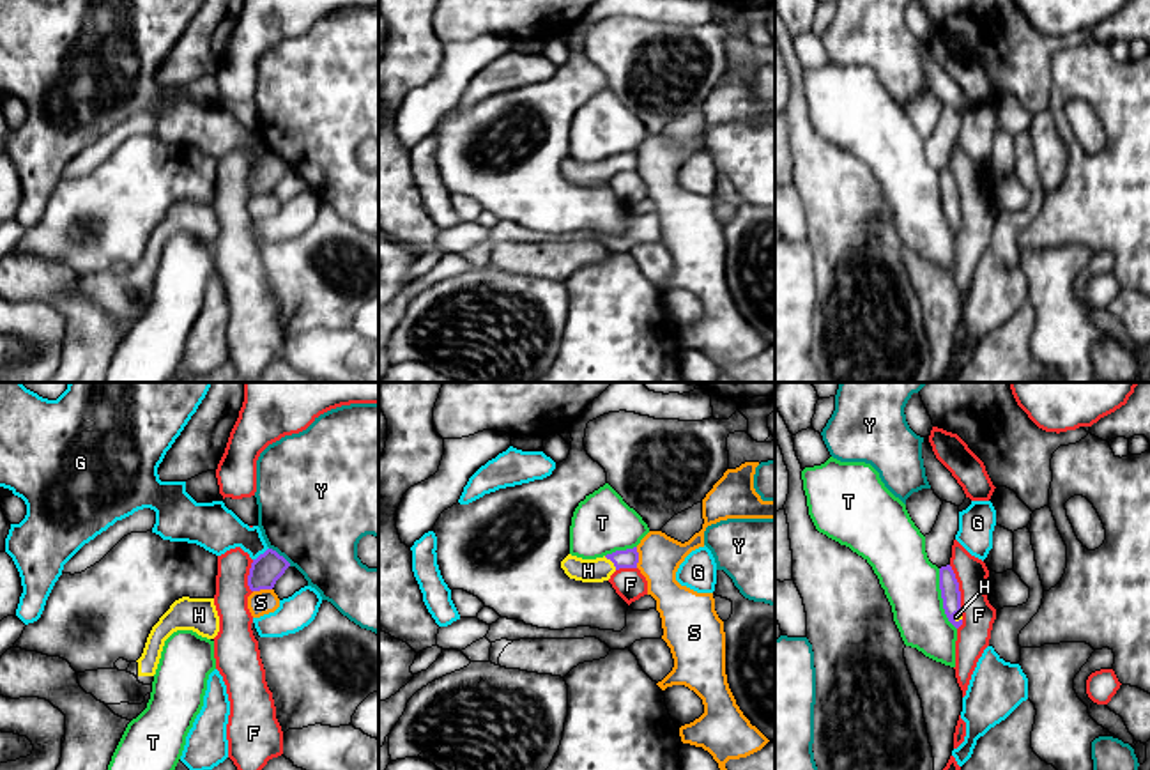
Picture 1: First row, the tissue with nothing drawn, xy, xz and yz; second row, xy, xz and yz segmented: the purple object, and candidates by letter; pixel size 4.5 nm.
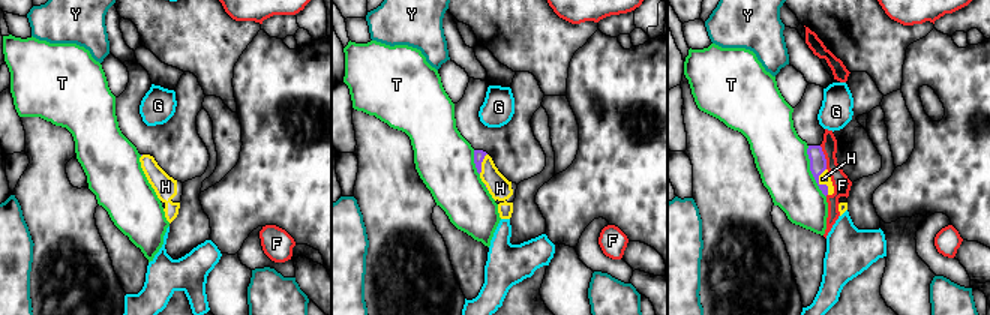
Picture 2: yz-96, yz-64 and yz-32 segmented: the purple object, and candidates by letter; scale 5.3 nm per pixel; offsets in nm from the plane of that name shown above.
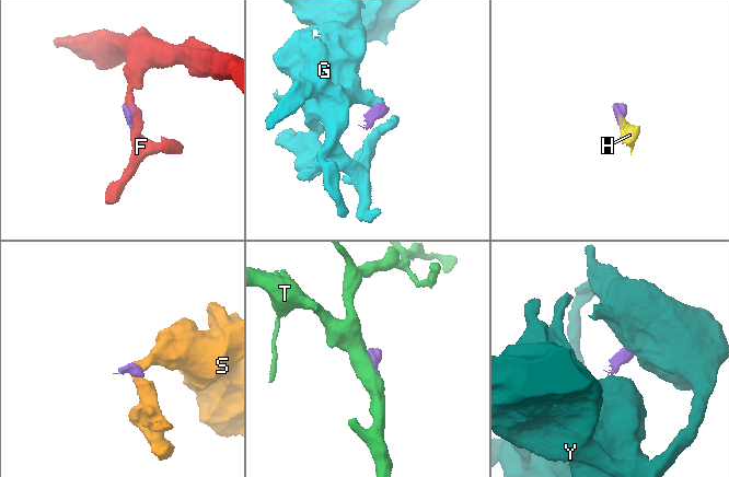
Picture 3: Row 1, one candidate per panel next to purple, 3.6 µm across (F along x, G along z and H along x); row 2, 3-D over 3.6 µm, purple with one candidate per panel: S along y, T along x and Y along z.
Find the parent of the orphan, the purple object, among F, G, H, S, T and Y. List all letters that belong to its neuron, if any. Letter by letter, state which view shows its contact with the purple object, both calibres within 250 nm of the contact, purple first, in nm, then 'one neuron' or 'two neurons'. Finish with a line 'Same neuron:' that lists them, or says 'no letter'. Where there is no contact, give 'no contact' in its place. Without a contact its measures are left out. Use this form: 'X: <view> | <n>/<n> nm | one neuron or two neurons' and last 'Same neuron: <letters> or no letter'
F: yz | 90/150 nm | two neurons
G: xy | 140/200 nm | two neurons
H: xz | 90/110 nm | one neuron
S: xz | 90/190 nm | two neurons
T: yz | 90/260 nm | two neurons
Y: xy | 140/480 nm | two neurons
Same neuron: H

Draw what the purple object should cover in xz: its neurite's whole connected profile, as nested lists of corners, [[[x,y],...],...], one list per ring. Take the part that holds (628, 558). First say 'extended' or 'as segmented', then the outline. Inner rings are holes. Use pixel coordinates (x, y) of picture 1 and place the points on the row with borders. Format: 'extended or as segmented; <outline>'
extended; [[[637,547],[626,551],[616,551],[603,558],[582,559],[568,554],[561,561],[561,568],[570,579],[582,582],[603,582],[619,568],[637,568],[639,552]]]

